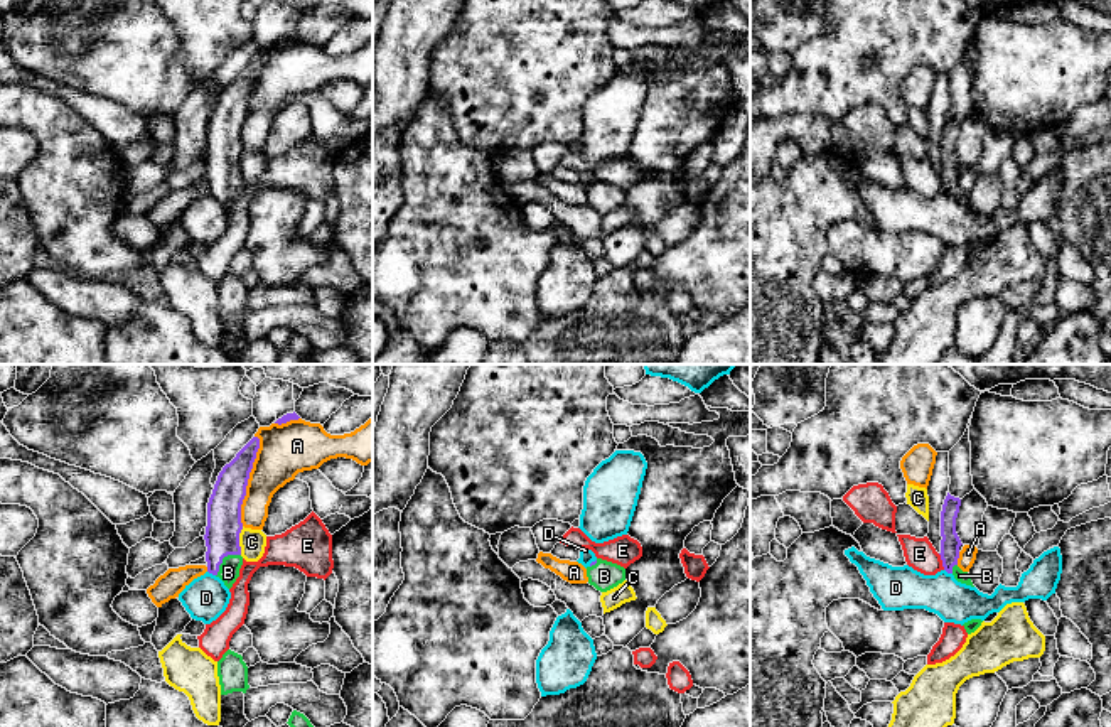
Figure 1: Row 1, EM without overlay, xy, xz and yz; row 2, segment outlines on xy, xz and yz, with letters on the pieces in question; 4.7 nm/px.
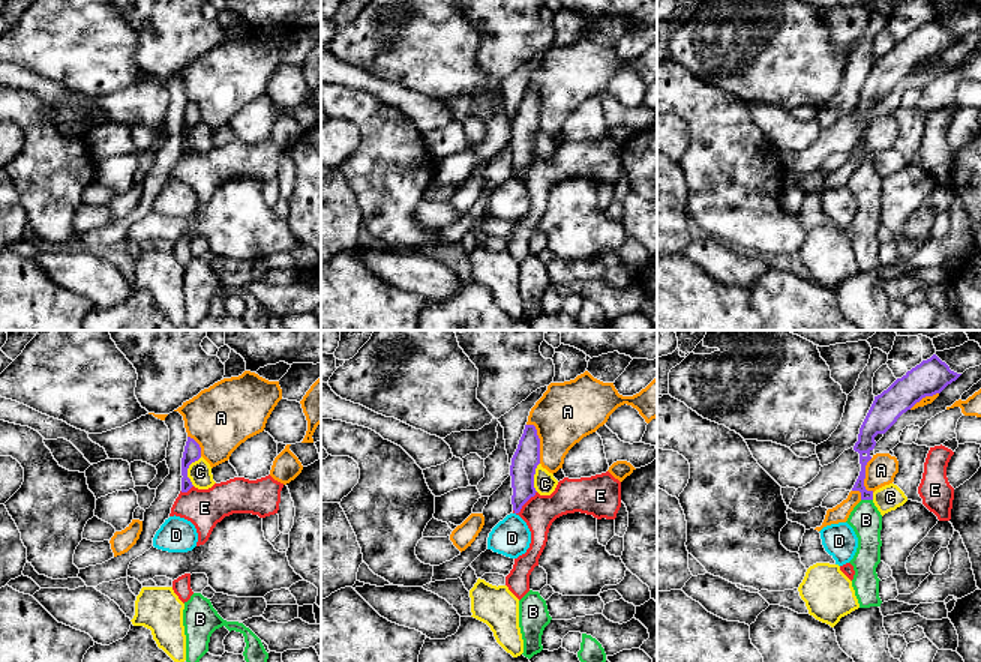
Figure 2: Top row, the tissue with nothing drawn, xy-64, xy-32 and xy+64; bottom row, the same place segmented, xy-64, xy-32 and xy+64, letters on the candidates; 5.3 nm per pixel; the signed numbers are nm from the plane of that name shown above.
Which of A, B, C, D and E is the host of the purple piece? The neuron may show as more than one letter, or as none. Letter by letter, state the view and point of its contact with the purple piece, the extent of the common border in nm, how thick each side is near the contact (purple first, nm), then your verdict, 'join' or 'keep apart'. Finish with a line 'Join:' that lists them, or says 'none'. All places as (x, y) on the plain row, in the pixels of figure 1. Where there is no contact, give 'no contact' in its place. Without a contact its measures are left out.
A: contact xy (246, 103); length 440 nm; calibres 160 and 240 nm; keep apart
B: contact xy (223, 179); length 160 nm; calibres 160 and 100 nm; join
C: contact xy (238, 162); length 140 nm; calibres 160 and 120 nm; keep apart
D: contact xy (211, 194); length 50 nm; calibres 160 and 220 nm; keep apart
E: contact yz (943, 184); length 90 nm; calibres 100 and 150 nm; keep apart
Join: B

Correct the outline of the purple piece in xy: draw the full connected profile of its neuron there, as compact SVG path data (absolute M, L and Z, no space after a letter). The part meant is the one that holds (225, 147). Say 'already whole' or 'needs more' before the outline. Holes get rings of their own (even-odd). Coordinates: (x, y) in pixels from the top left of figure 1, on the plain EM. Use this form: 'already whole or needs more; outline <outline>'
needs more; outline M253 59L223 89L207 125L207 148L204 157L207 194L219 199L228 211L239 199L243 187L239 169L239 155L243 152L241 127L258 71L260 61Z

